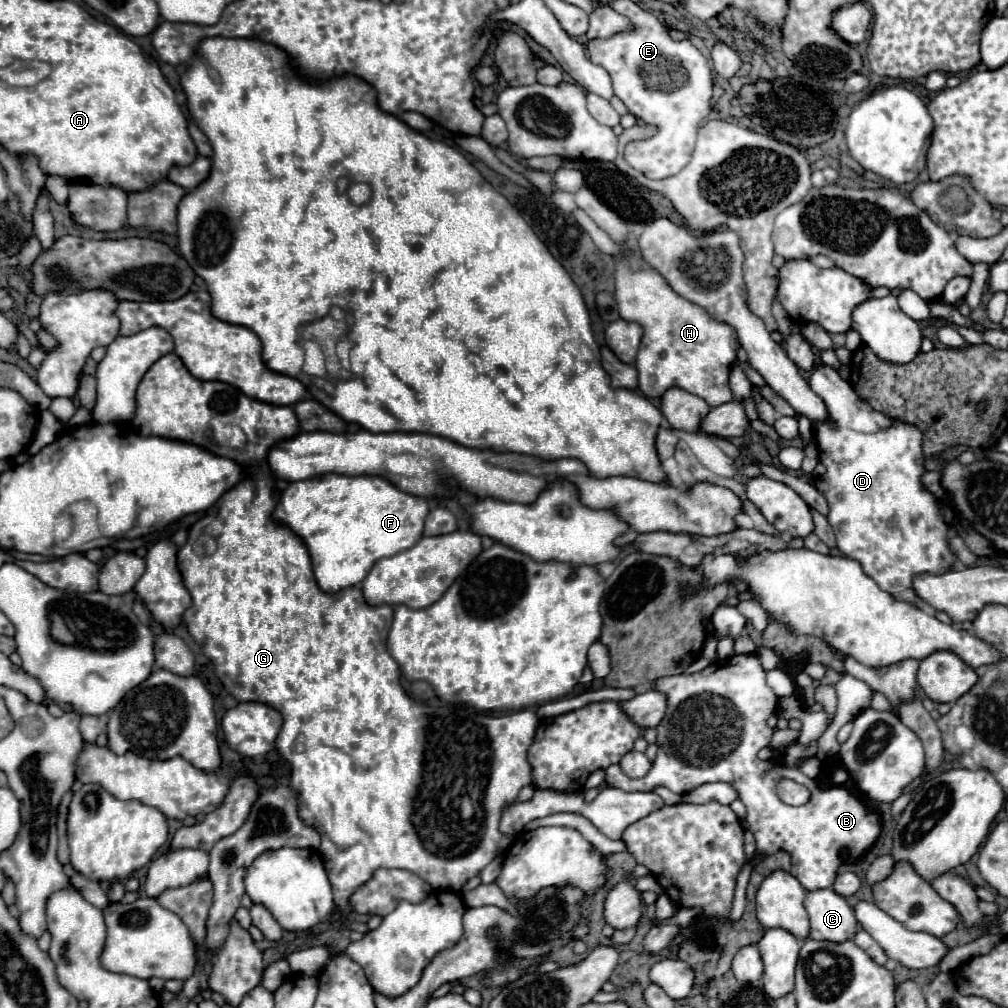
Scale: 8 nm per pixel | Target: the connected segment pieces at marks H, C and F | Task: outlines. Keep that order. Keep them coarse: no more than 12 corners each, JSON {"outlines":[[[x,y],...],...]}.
{"outlines":[[[639,252],[615,256],[619,316],[643,326],[639,390],[733,400],[737,334]],[[831,888],[805,894],[809,936],[845,942],[857,932],[847,900]],[[379,476],[291,482],[273,518],[339,592],[423,534],[429,502]]]}

